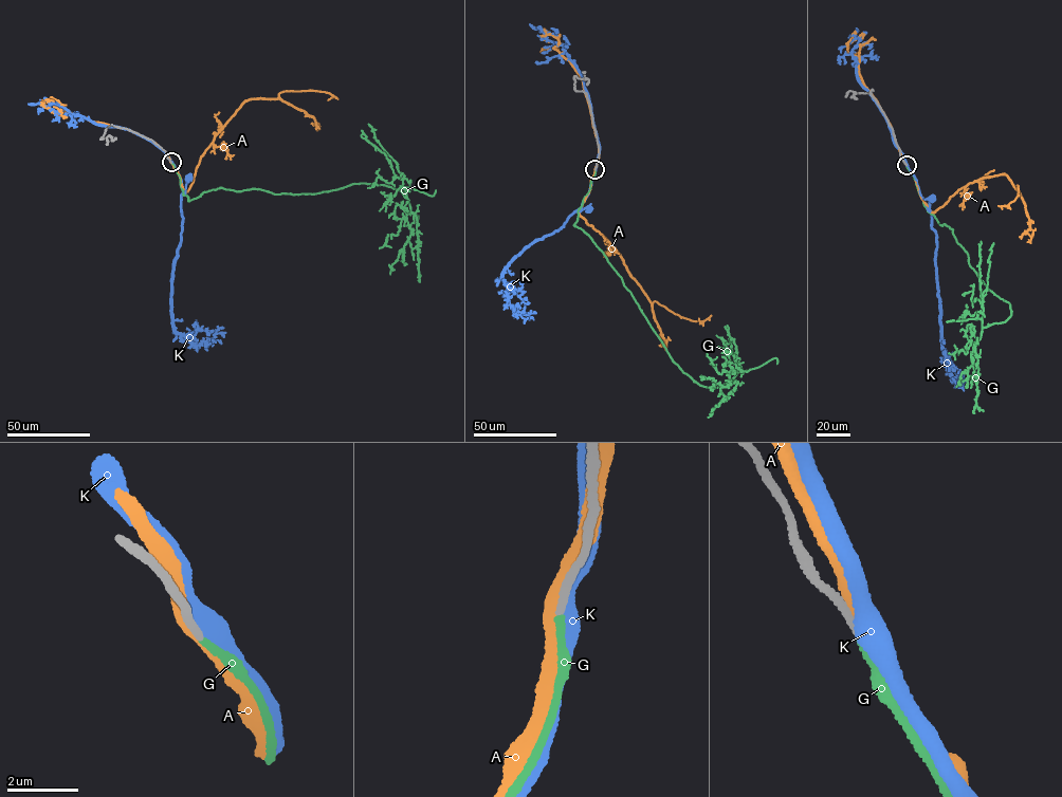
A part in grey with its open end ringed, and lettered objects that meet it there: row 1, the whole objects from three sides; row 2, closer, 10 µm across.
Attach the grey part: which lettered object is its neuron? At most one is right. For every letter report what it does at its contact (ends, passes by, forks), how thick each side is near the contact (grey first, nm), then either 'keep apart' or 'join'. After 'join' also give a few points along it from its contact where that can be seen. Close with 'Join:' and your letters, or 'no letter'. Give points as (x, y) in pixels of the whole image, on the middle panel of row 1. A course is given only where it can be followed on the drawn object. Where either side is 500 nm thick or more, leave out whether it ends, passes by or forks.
A: it passes by; 280 nm thick on the grey side, 400 nm on the other; keep apart
G: it ends there; 200 nm thick on the grey side, 220 nm on the other; join; it runs (594, 169), (573, 225), (603, 253), (683, 372), (713, 388), (734, 378), (736, 386), (708, 416)
K: it passes by; 240 nm thick on the grey side, 480 nm on the other; keep apart
Join: G

